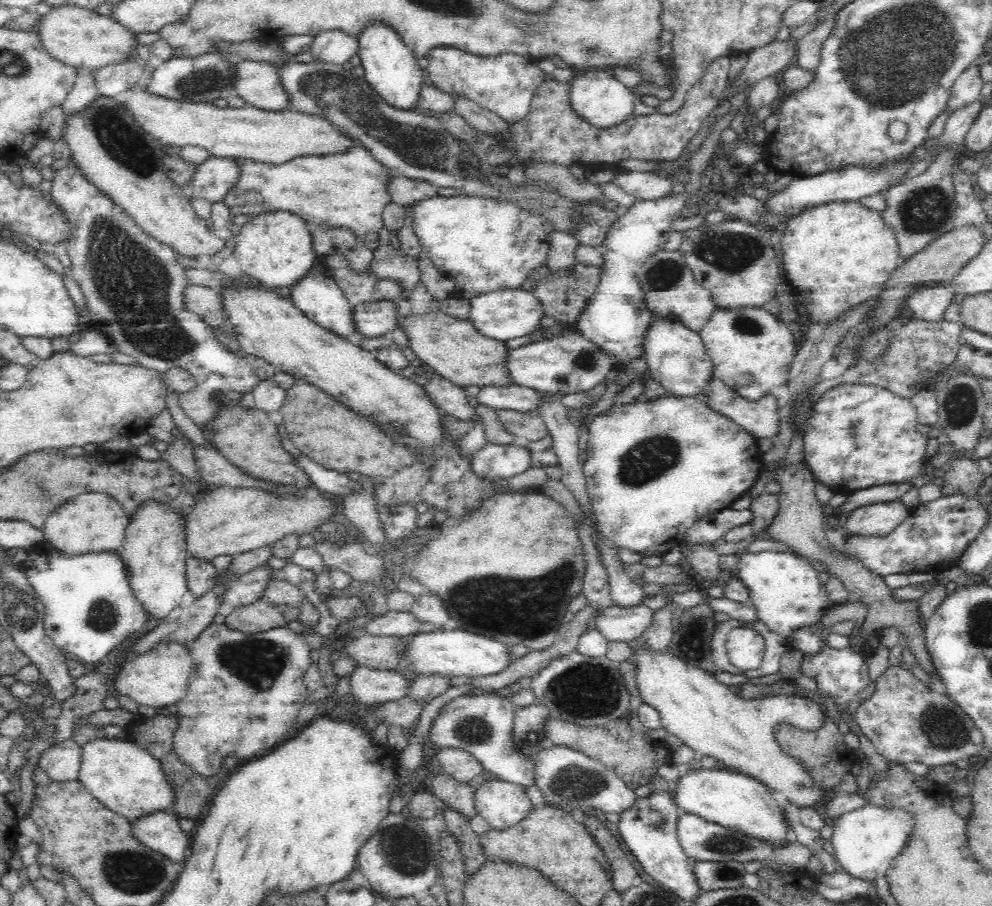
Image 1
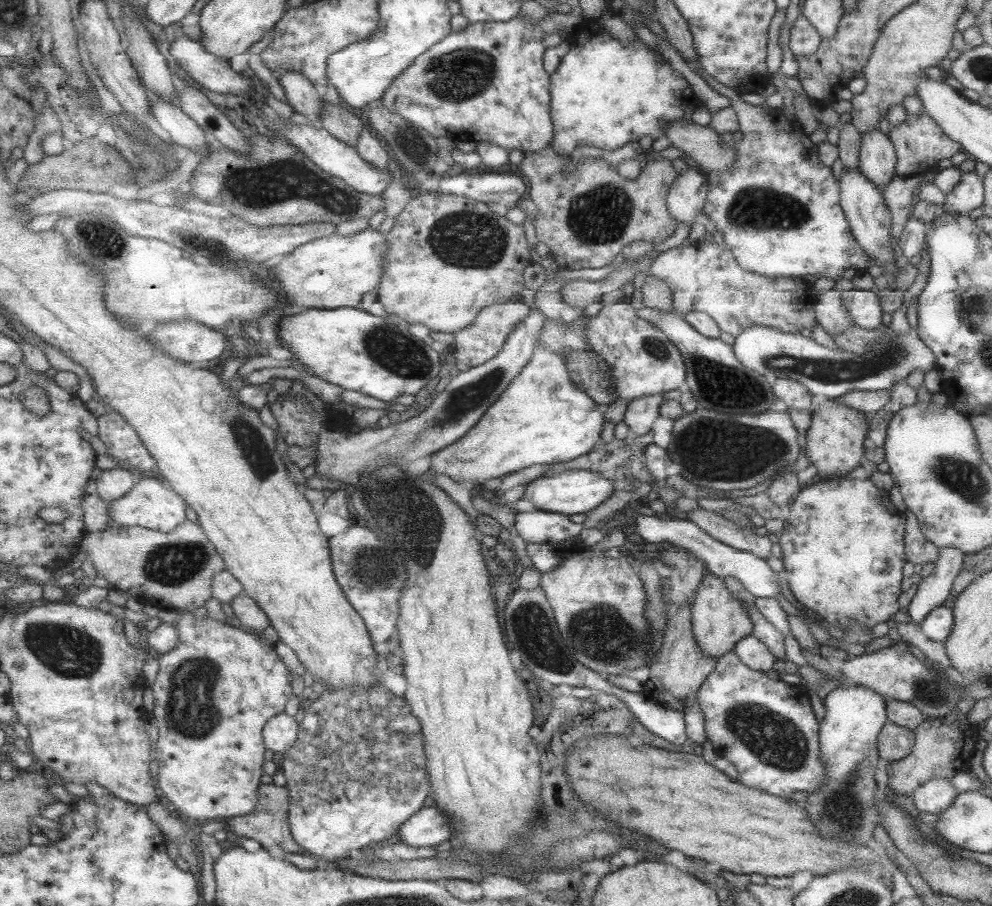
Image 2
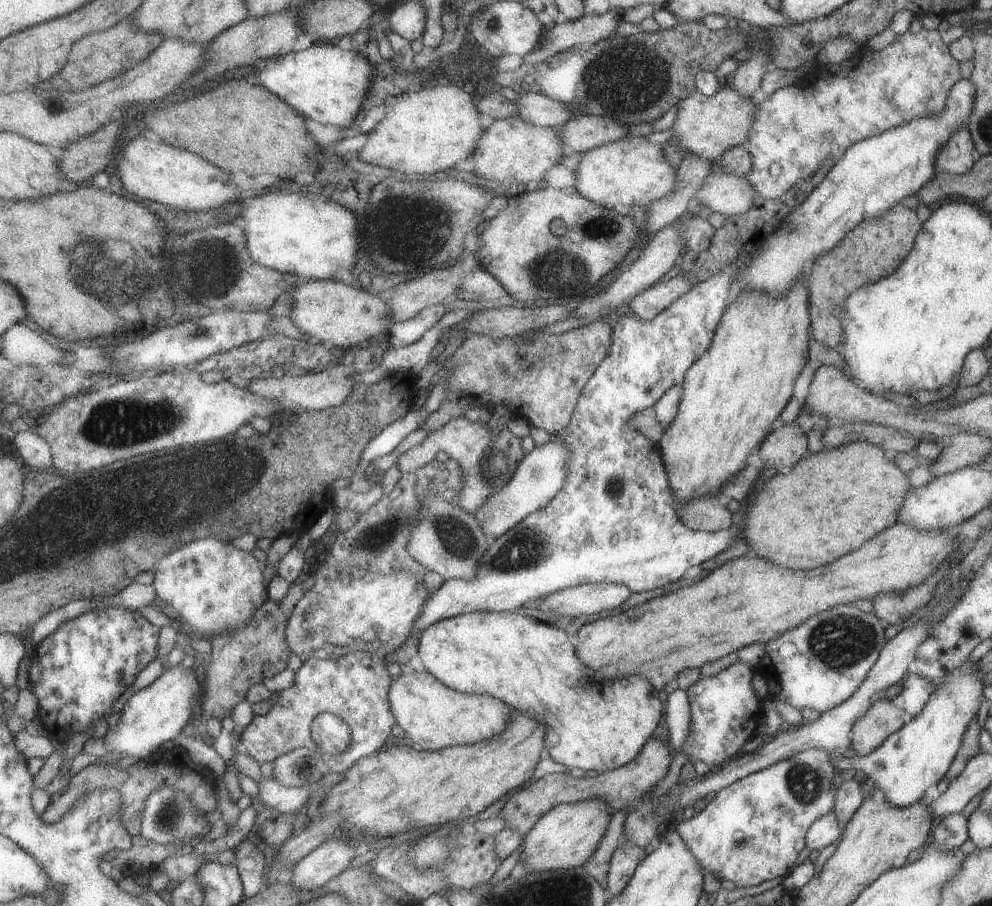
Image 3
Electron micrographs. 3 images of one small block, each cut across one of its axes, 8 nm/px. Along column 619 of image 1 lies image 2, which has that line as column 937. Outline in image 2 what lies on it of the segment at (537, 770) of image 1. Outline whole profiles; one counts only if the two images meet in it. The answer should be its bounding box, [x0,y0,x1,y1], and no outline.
[913,777,958,815]

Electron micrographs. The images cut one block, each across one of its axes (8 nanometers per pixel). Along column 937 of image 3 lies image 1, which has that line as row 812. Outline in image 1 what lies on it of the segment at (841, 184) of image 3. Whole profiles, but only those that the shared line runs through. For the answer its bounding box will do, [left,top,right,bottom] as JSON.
[78,738,174,823]

